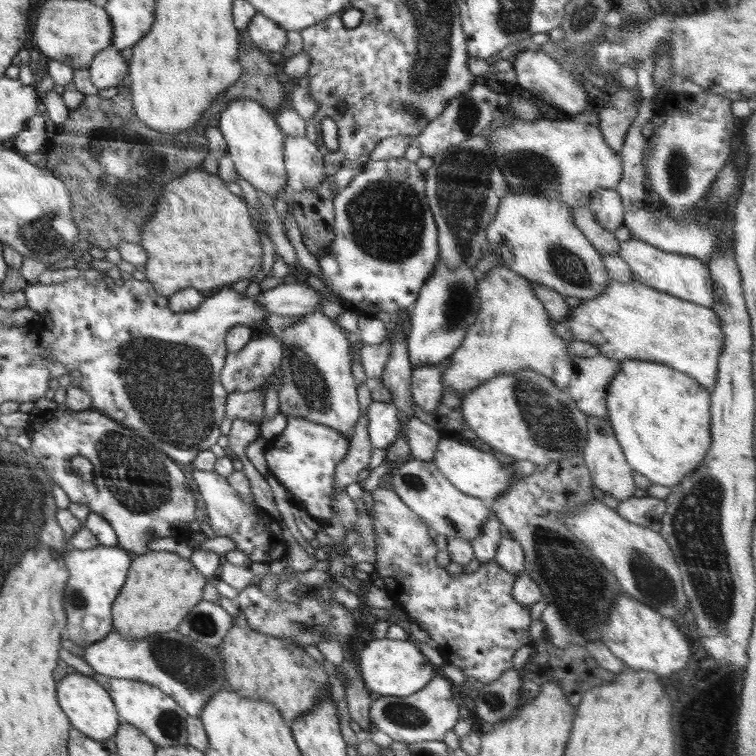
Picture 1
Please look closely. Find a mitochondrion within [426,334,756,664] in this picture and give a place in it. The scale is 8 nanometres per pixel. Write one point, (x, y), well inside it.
(696, 530)

